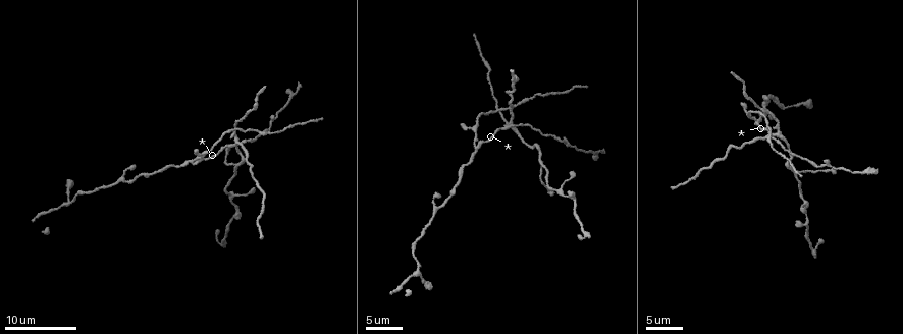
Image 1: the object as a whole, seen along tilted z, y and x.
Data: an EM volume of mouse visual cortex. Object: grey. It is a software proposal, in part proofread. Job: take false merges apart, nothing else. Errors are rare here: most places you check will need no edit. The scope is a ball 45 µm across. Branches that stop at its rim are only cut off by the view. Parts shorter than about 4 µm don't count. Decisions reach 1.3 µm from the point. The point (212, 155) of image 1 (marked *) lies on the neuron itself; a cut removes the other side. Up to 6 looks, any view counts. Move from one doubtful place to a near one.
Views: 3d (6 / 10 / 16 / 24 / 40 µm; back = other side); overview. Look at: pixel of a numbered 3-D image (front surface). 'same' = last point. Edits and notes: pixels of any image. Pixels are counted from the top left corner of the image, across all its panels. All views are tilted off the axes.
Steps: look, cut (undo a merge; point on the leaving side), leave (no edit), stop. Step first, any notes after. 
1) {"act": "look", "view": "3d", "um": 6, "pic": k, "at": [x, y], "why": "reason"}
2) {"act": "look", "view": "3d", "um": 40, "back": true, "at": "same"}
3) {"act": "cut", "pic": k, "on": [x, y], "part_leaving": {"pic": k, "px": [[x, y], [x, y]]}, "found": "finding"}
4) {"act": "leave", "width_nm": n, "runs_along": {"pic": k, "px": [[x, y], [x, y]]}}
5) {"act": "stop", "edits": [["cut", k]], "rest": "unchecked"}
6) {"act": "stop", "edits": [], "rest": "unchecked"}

{"act": "look", "view": "3d", "um": 6, "pic": 1, "at": [773, 135], "why": "looks like a crossing"}

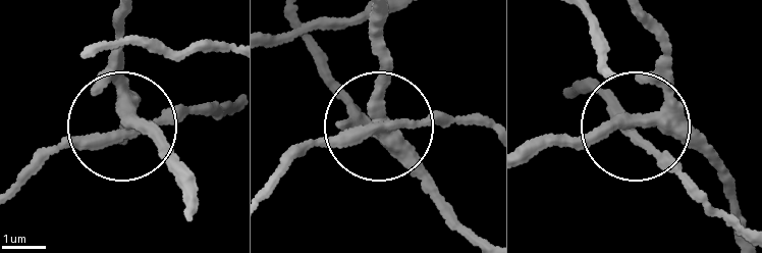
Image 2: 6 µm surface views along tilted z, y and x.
{"act": "cut", "pic": 2, "on": [160, 135], "part_leaving": {"pic": 2, "px": [[131, 108], [194, 178], [198, 197]]}, "found": "a second neuron is stuck on"}

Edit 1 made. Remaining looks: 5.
{"act": "look", "view": "overview", "why": "see it whole again"}

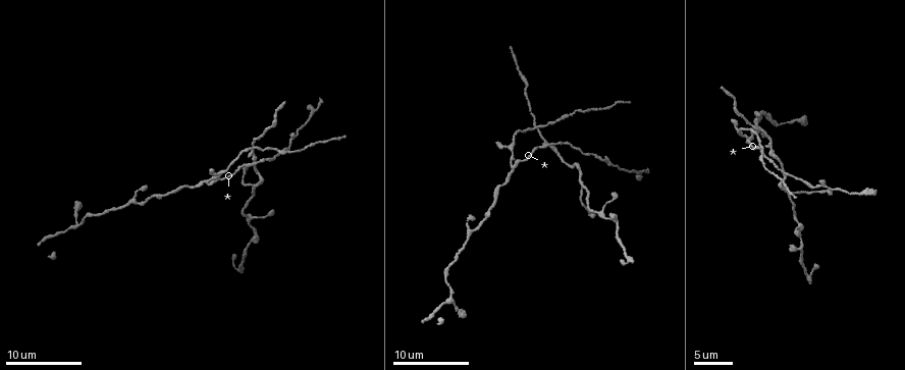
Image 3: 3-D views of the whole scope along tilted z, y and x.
{"act": "look", "view": "3d", "um": 6, "pic": 3, "at": [253, 187], "why": "three arms meet"}

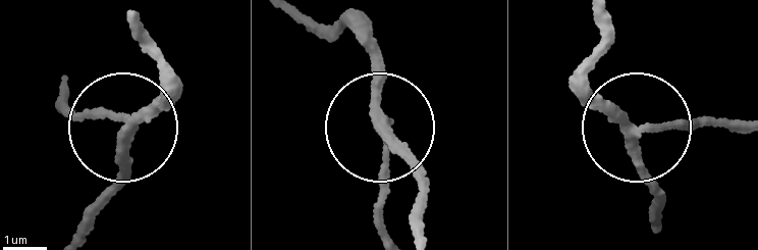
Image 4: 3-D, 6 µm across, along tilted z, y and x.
{"act": "leave", "width_nm": 210, "runs_along": {"pic": 4, "px": [[599, 21], [590, 93], [600, 108], [653, 124], [738, 119]]}, "found": "all the same neuron"}

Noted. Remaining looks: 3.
{"act": "look", "view": "3d", "um": 10, "pic": 3, "at": [243, 212]}

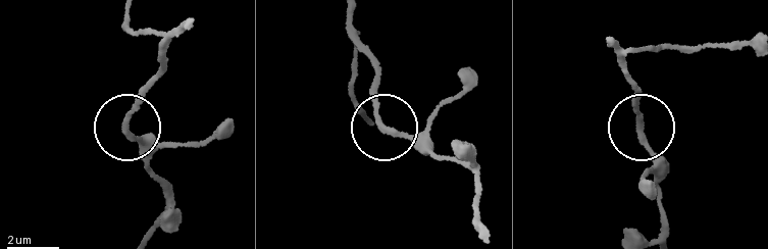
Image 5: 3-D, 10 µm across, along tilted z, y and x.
{"act": "leave", "runs_along": {"pic": 5, "px": [[609, 46], [635, 88], [641, 138], [654, 160], [663, 206]]}, "found": "one neuron here"}

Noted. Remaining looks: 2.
{"act": "stop", "edits": [["cut", 2]], "rest": "unchecked"}

